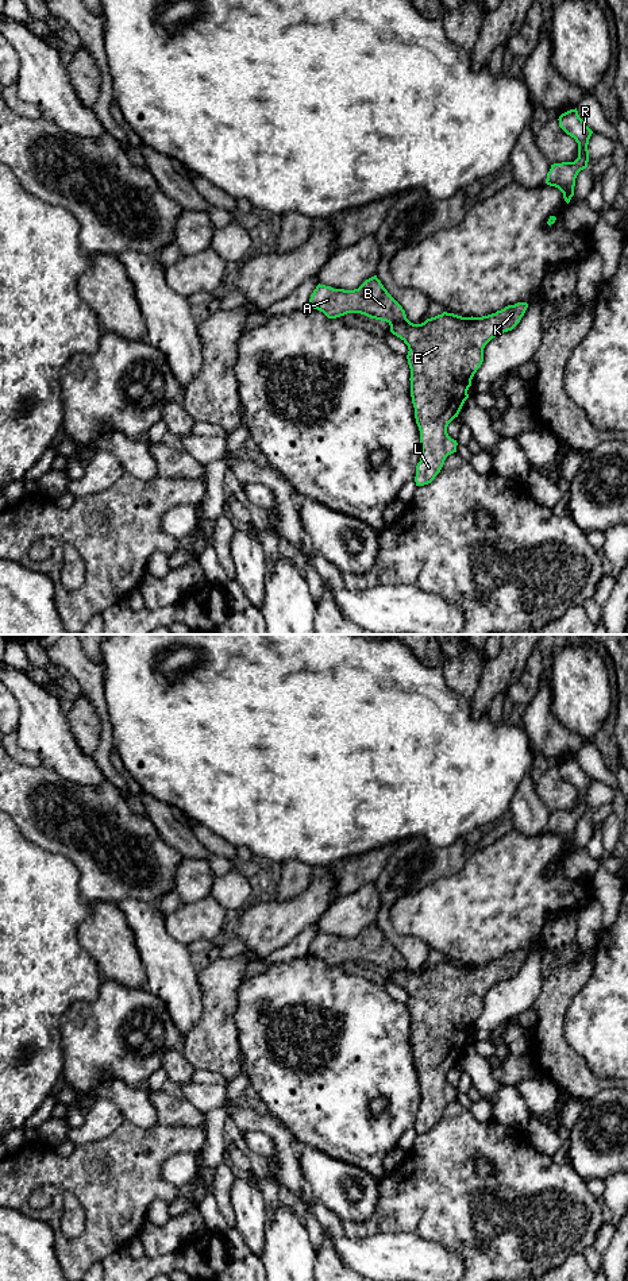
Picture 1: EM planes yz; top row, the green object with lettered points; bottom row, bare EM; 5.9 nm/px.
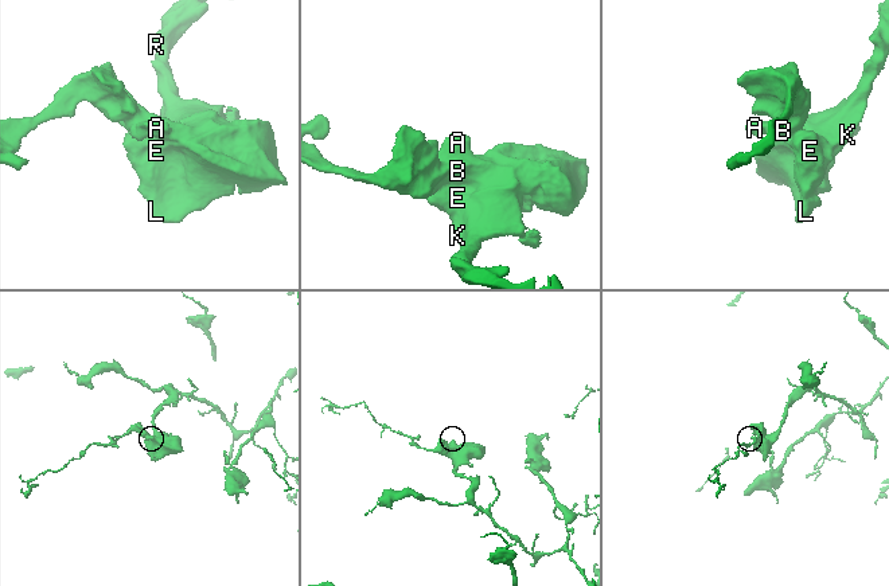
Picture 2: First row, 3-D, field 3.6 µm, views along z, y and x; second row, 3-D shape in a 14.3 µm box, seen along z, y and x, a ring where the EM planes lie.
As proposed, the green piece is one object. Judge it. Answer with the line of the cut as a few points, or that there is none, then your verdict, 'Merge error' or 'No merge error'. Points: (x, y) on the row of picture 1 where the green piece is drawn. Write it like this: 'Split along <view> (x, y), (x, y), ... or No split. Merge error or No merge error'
No split. No merge error

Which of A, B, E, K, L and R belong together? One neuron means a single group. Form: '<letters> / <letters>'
A B E K L R

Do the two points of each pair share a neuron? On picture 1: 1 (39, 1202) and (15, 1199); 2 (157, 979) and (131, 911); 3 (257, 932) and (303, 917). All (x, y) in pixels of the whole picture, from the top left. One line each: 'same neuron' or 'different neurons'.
1: different neurons
2: same neuron
3: same neuron

